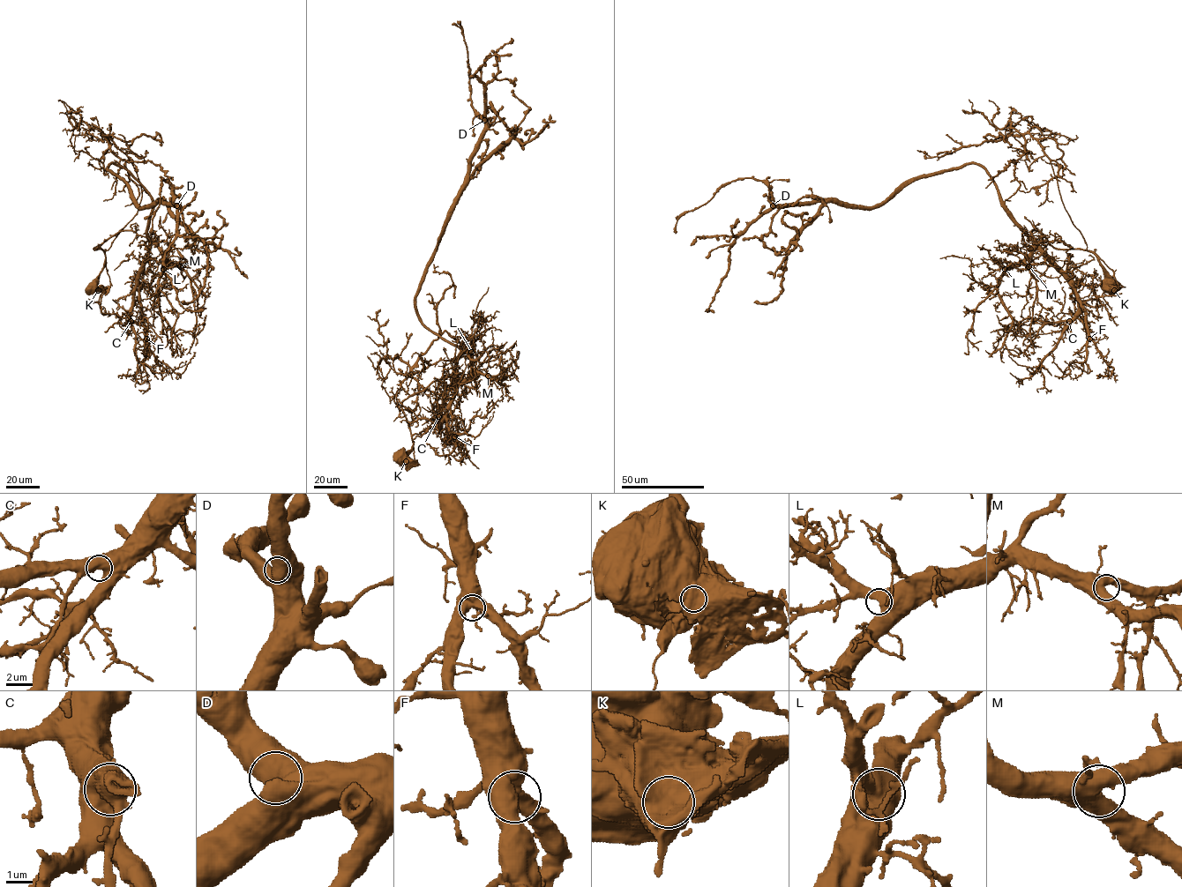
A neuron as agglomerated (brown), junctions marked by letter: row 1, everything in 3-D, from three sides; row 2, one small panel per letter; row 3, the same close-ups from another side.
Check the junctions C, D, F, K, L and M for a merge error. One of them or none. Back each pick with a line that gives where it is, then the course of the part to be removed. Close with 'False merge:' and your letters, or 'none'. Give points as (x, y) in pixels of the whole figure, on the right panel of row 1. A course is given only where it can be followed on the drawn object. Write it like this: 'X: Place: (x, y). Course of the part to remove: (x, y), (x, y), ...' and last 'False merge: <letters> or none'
K: Place: (1114, 290). Course of the part to remove: (1113, 290), (1113, 271), (1087, 249), (1049, 158), (1028, 133), (939, 157), (919, 152)
False merge: K

